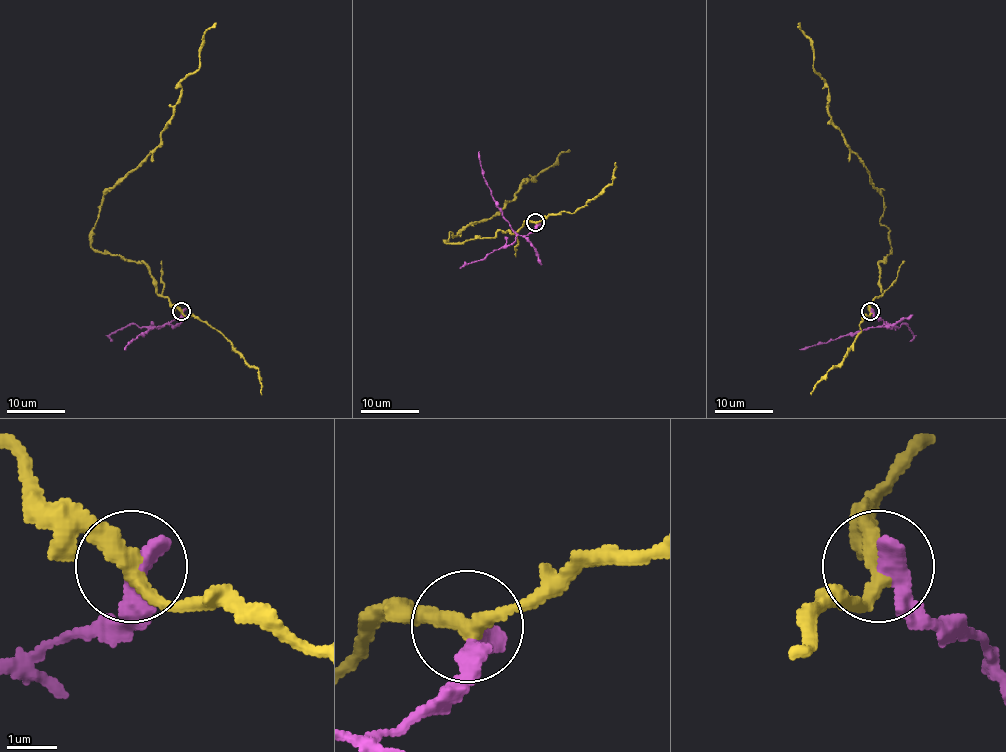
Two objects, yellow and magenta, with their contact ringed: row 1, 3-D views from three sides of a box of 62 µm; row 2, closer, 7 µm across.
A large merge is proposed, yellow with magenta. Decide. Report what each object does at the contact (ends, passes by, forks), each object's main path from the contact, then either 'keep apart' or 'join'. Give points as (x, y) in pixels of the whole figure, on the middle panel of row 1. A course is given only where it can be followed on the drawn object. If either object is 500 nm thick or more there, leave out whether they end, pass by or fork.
yellow passes by; magenta ends; course yellow (536, 222), (512, 234), (445, 241), (450, 231), (456, 235), (495, 216), (570, 150); course magenta (536, 222), (536, 227), (525, 235), (517, 232), (493, 199), (483, 175), (478, 152); keep apart

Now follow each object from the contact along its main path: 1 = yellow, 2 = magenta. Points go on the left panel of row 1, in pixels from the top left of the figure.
1: (182, 311), (158, 293), (145, 264), (98, 252), (91, 230), (102, 196), (160, 143), (216, 23)
2: (182, 311), (182, 315), (139, 335), (124, 349)

